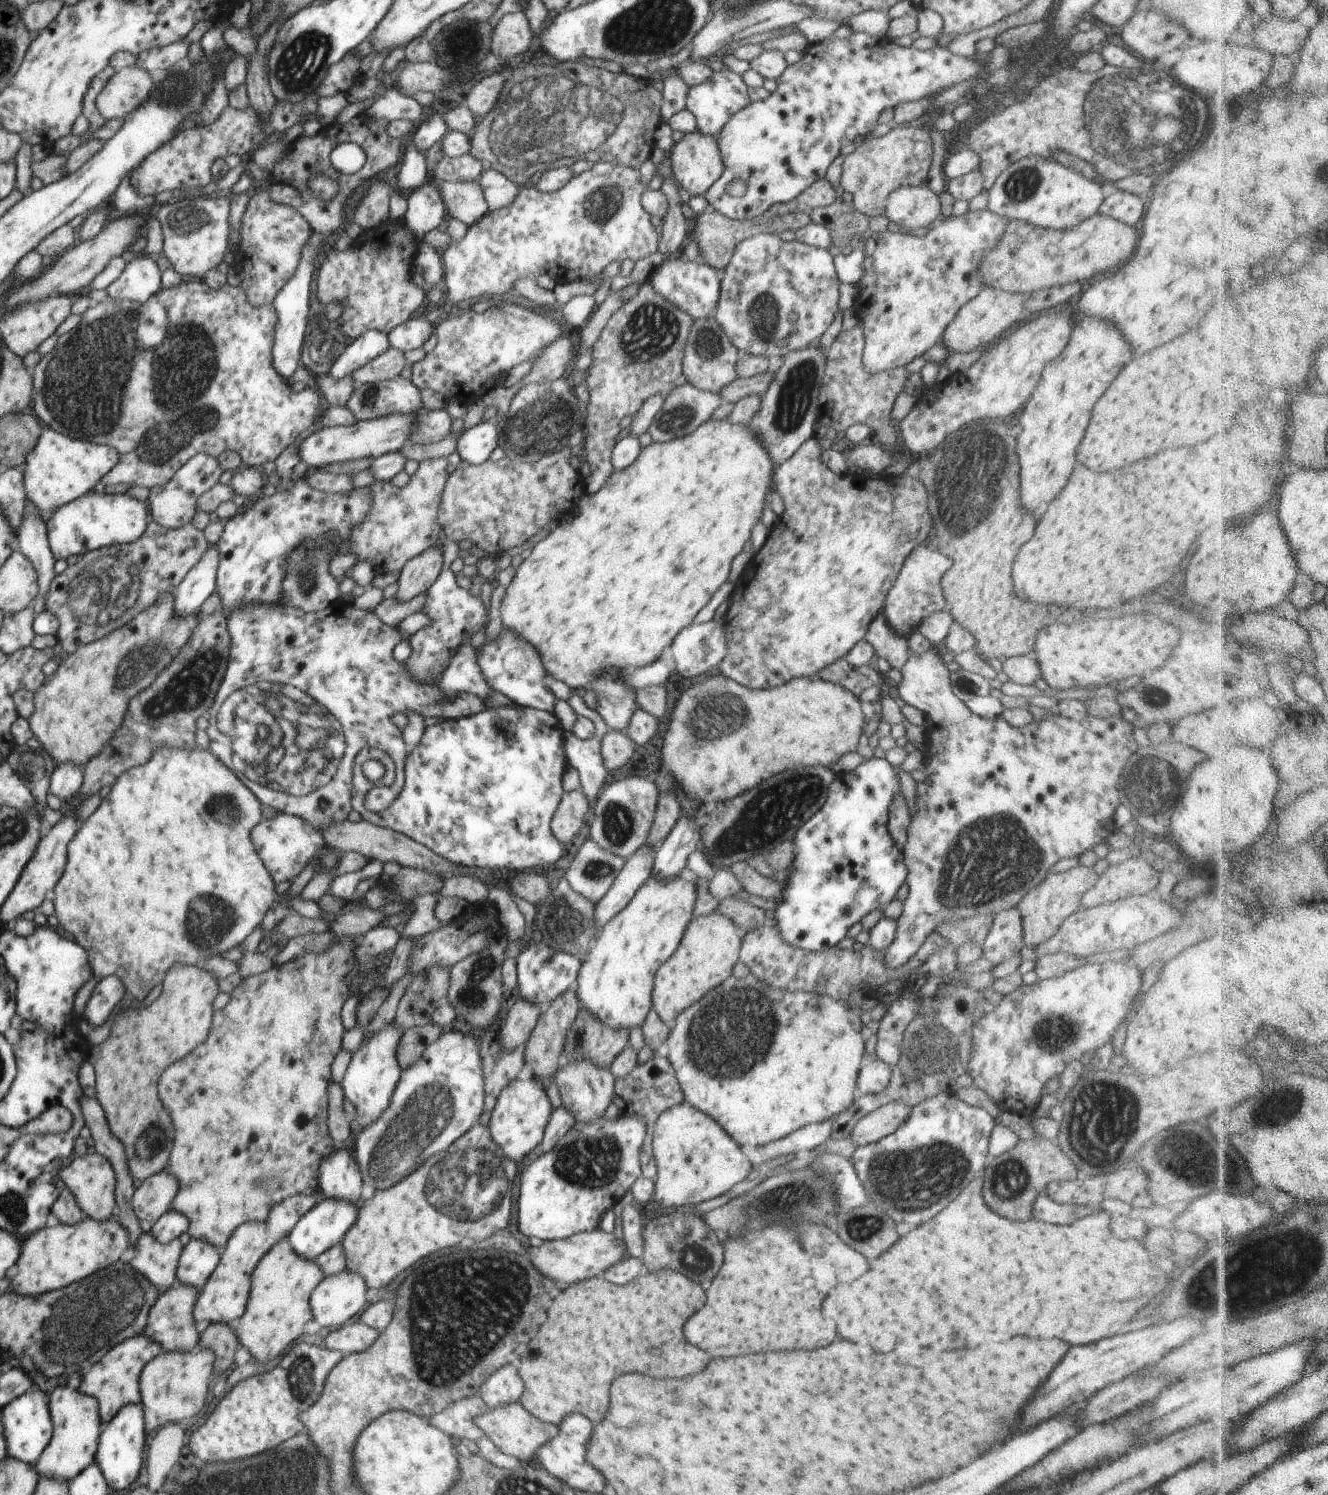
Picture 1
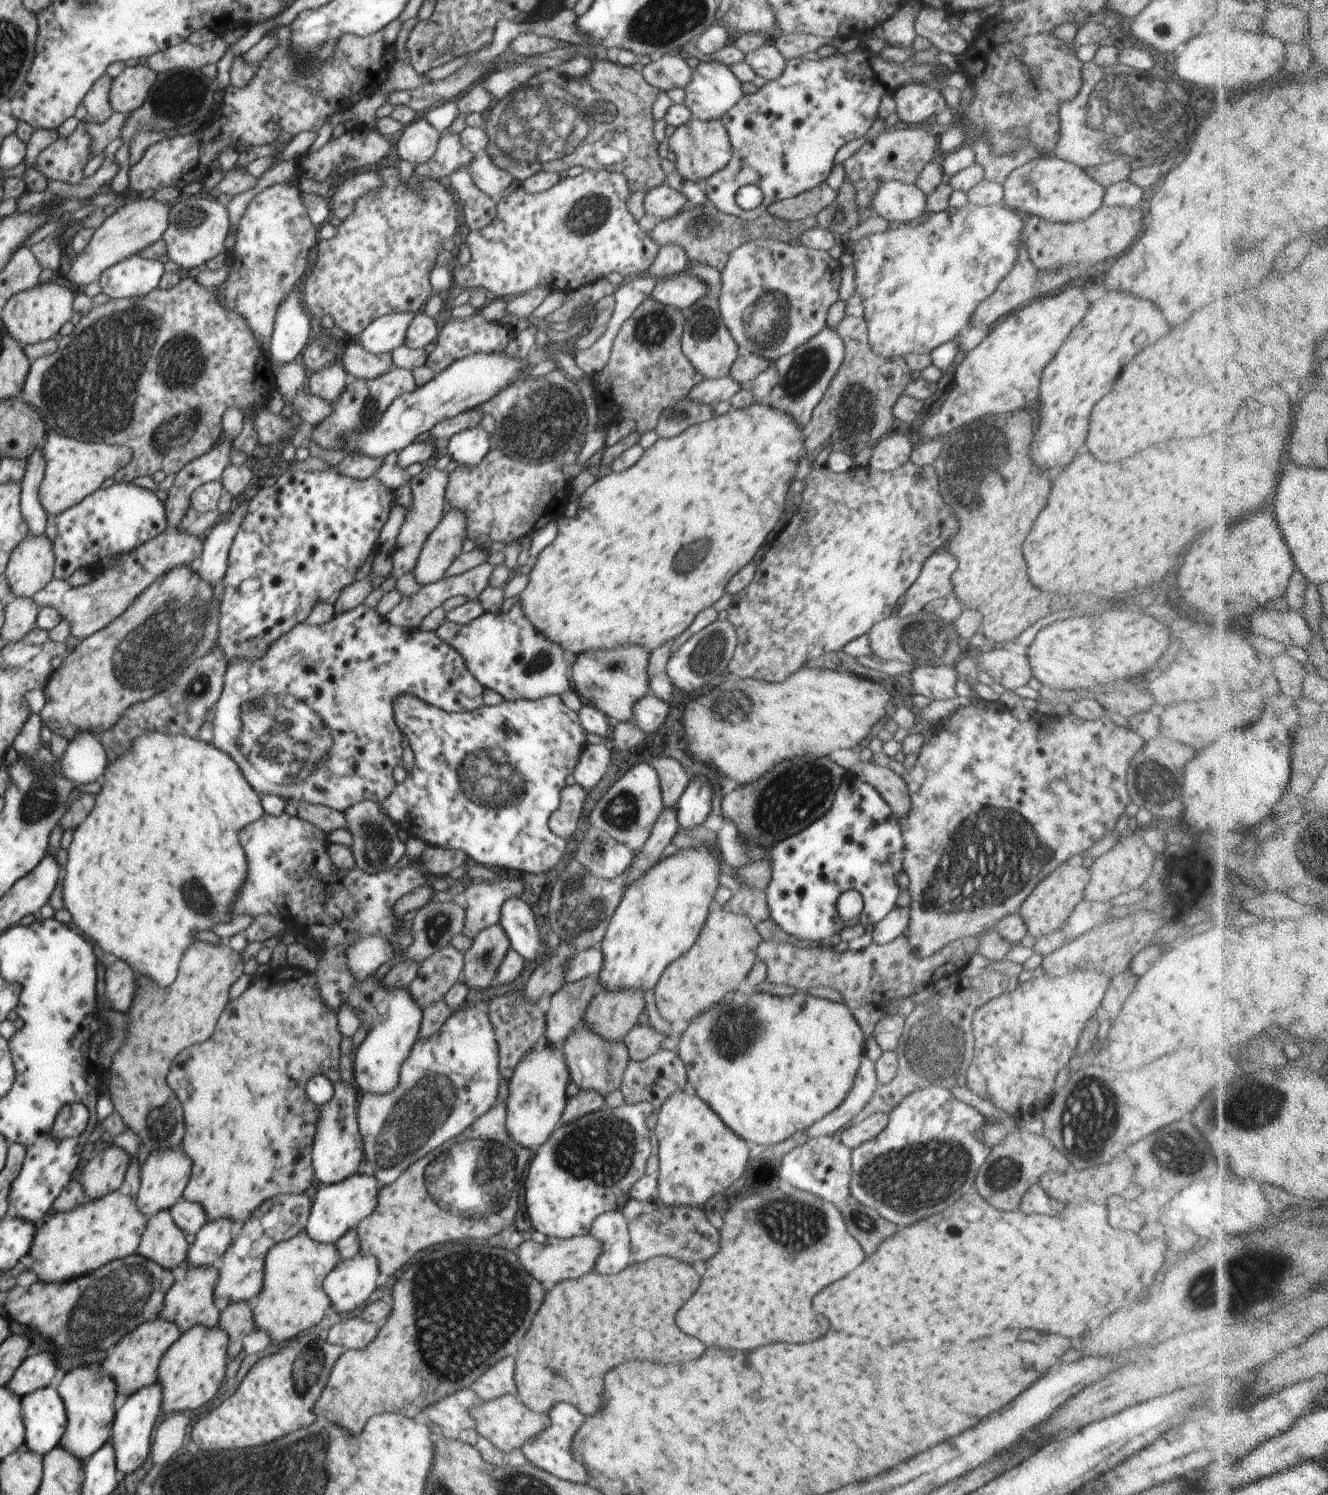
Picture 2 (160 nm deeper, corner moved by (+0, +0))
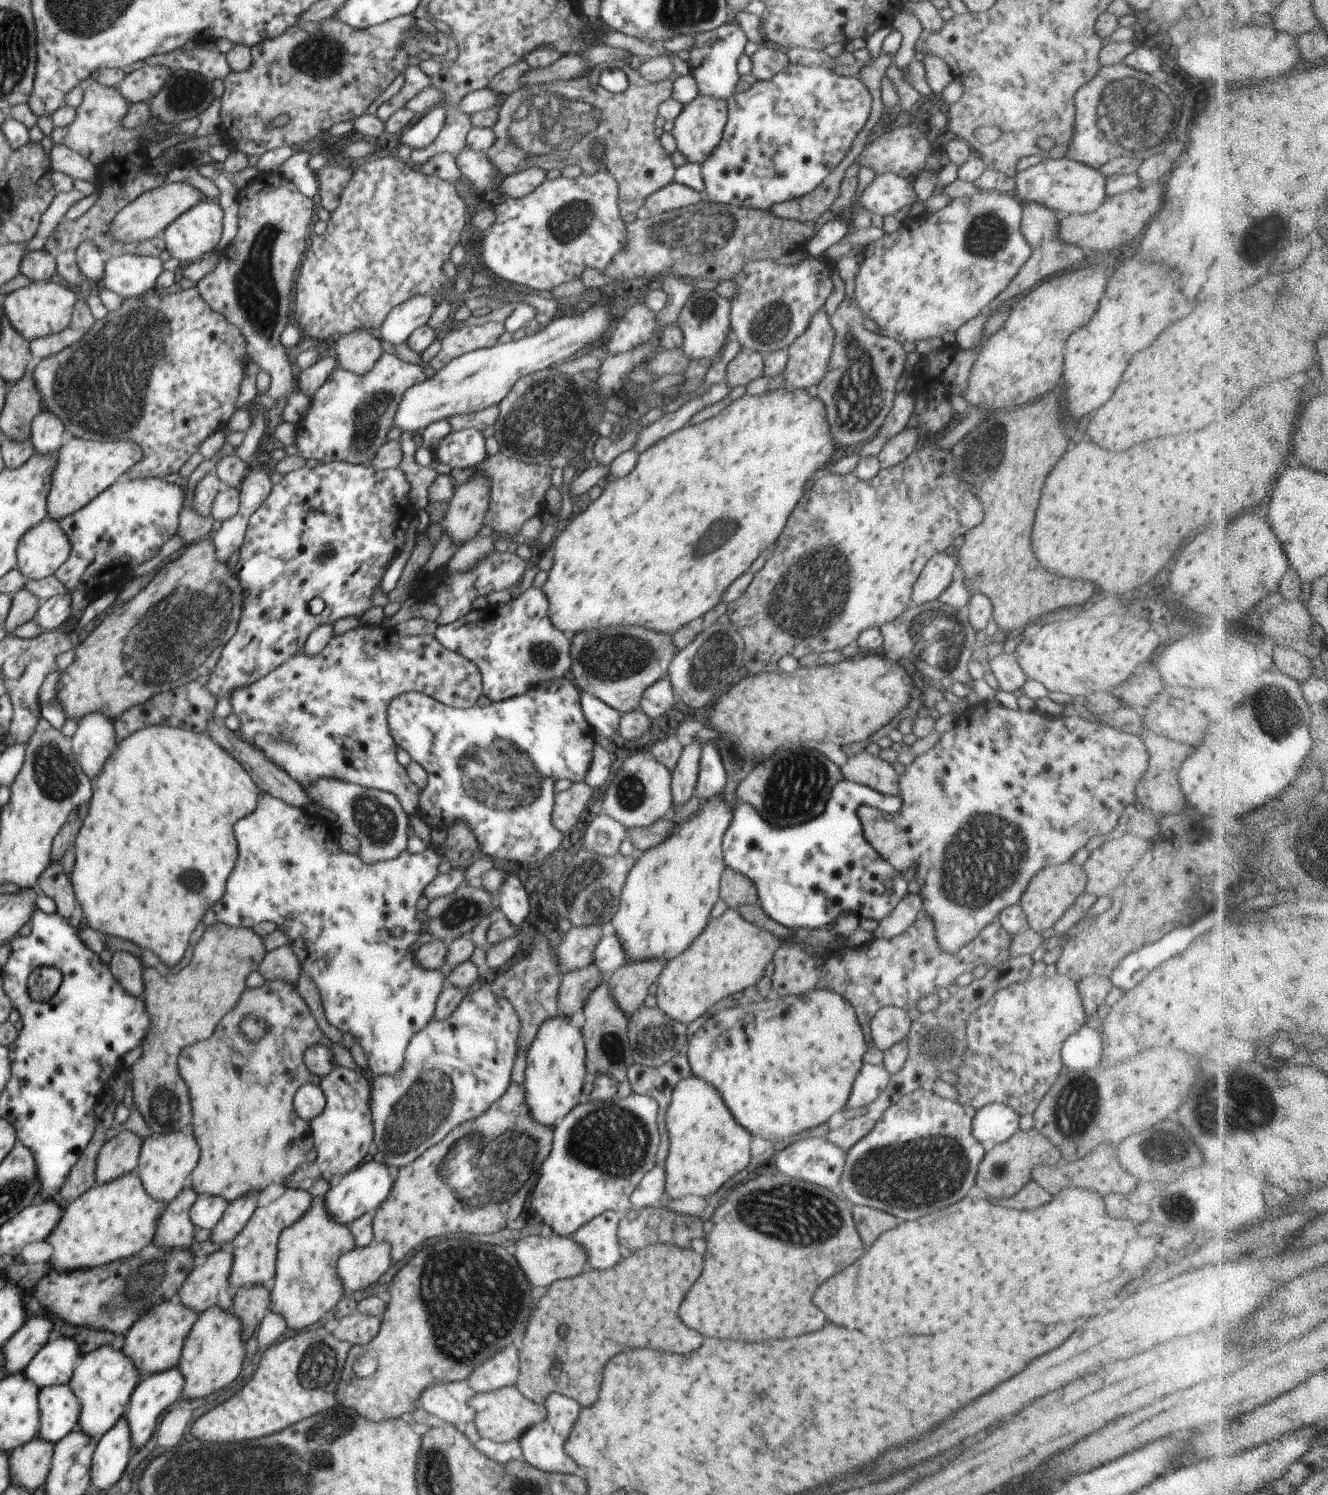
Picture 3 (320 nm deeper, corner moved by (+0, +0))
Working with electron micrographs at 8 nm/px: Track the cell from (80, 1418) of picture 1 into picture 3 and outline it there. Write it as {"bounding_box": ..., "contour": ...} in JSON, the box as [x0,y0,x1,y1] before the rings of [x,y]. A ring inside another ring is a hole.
{"bounding_box":[69,1345,140,1440],"contour":[[[104,1345],[84,1354],[77,1362],[69,1387],[74,1391],[81,1404],[77,1428],[94,1440],[106,1434],[124,1416],[134,1389],[140,1382],[139,1370],[122,1349]]]}

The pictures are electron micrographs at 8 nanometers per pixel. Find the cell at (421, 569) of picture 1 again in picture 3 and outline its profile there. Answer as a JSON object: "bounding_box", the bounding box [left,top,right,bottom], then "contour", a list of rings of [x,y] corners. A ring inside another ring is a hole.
{"bounding_box":[442,471,491,546],"contour":[[[482,471],[474,475],[471,479],[468,479],[465,483],[456,485],[455,493],[448,502],[448,508],[442,526],[449,532],[453,541],[460,543],[461,546],[478,533],[484,525],[483,518],[489,507],[490,488],[491,480],[485,477]]]}

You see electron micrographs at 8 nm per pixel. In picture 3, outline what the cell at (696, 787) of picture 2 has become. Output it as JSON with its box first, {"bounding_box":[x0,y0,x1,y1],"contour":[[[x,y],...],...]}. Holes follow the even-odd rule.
{"bounding_box":[694,739,726,804],"contour":[[[710,739],[701,750],[699,777],[694,796],[698,797],[702,804],[711,796],[722,793],[725,784],[726,768],[722,763],[718,746]]]}

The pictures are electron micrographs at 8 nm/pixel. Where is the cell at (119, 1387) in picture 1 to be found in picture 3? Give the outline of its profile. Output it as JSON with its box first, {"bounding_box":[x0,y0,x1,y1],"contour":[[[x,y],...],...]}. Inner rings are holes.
{"bounding_box":[122,1298,199,1380],"contour":[[[176,1298],[165,1300],[152,1307],[142,1318],[139,1318],[126,1332],[122,1352],[133,1360],[139,1370],[140,1380],[151,1374],[178,1366],[185,1340],[199,1314],[184,1306]]]}

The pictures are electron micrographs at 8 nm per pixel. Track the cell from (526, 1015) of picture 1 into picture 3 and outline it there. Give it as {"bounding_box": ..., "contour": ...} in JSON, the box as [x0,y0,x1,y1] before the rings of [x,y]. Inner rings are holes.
{"bounding_box":[555,922,611,973],"contour":[[[601,922],[573,926],[564,935],[559,948],[555,951],[561,966],[560,973],[584,968],[595,960],[594,951],[597,944],[611,931],[610,924]]]}

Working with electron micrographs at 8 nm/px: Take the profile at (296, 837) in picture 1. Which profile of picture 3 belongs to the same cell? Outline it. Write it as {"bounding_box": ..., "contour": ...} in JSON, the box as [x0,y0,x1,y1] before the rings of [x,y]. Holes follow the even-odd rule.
{"bounding_box":[202,792,448,1079],"contour":[[[267,792],[259,794],[257,807],[254,812],[236,821],[234,834],[236,834],[235,837],[239,850],[235,867],[227,878],[225,894],[222,895],[222,898],[216,904],[213,904],[208,909],[206,916],[202,918],[202,924],[207,927],[216,923],[224,923],[228,926],[242,926],[252,929],[253,926],[262,921],[276,923],[277,928],[284,930],[285,934],[288,935],[288,944],[293,948],[302,972],[308,974],[308,978],[314,982],[314,986],[318,989],[326,1020],[332,1026],[336,1026],[340,1032],[350,1032],[355,1042],[360,1045],[360,1048],[363,1048],[369,1064],[368,1074],[366,1073],[366,1075],[370,1079],[378,1075],[395,1075],[402,1068],[405,1052],[412,1037],[433,1019],[439,994],[443,991],[444,986],[448,986],[447,975],[444,974],[444,970],[421,967],[415,961],[415,952],[412,951],[412,946],[418,940],[422,930],[422,922],[418,919],[418,911],[422,905],[423,892],[439,875],[438,866],[440,866],[442,851],[431,845],[420,853],[411,854],[404,849],[396,858],[390,860],[379,860],[375,863],[364,862],[360,855],[346,853],[340,849],[338,839],[341,830],[336,820],[325,818],[319,813],[313,814],[311,818],[302,811],[302,807],[295,807]],[[394,928],[400,928],[402,935],[397,938],[393,936],[392,930]]]}

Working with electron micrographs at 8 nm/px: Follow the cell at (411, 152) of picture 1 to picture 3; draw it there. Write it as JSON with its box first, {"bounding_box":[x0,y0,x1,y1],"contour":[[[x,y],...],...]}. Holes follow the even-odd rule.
{"bounding_box":[400,104,447,150],"contour":[[[444,104],[432,107],[427,113],[417,117],[400,135],[400,143],[406,143],[412,150],[426,148],[442,130],[447,117]]]}

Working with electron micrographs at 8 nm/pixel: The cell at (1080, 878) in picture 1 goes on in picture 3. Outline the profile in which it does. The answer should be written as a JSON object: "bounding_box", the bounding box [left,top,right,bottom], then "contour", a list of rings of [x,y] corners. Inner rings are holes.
{"bounding_box":[1019,861,1086,933],"contour":[[[1071,861],[1059,865],[1048,865],[1036,872],[1019,900],[1019,905],[1027,918],[1027,927],[1040,933],[1046,928],[1054,927],[1074,904],[1076,898],[1082,895],[1084,884],[1086,884],[1084,872],[1080,870],[1080,866]]]}

